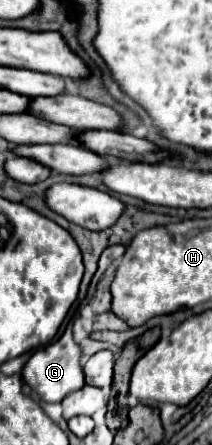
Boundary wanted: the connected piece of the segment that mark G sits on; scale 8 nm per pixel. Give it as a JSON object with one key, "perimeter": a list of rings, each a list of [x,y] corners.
{"perimeter":[[[66,328],[66,332],[56,342],[36,350],[26,362],[22,376],[46,402],[62,402],[70,392],[80,390],[86,382],[84,382],[84,372],[80,366],[80,346],[72,340],[72,330]]]}

